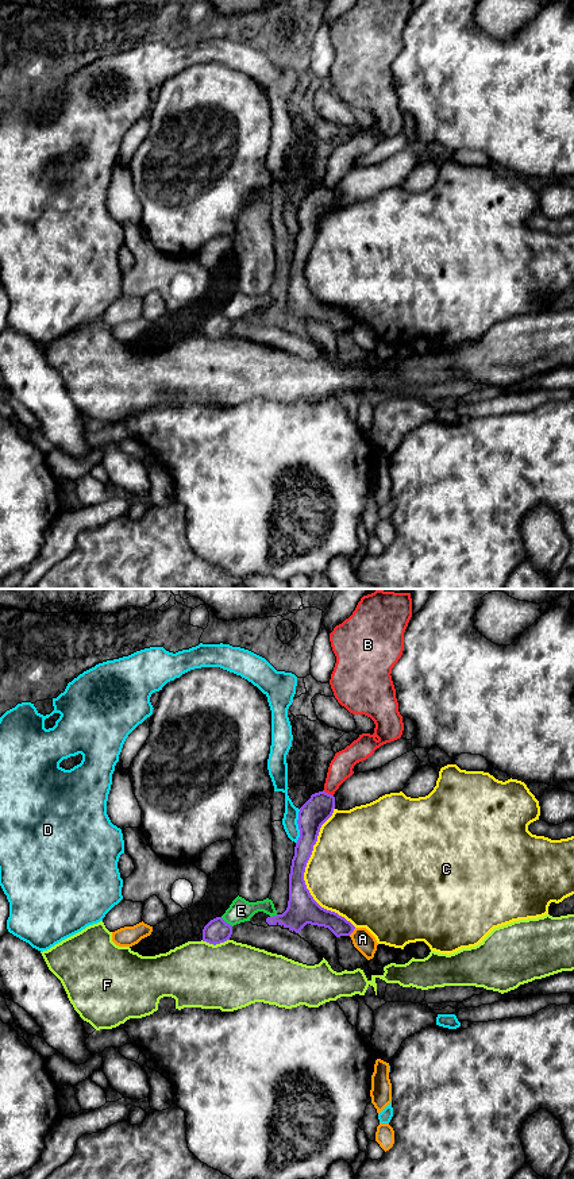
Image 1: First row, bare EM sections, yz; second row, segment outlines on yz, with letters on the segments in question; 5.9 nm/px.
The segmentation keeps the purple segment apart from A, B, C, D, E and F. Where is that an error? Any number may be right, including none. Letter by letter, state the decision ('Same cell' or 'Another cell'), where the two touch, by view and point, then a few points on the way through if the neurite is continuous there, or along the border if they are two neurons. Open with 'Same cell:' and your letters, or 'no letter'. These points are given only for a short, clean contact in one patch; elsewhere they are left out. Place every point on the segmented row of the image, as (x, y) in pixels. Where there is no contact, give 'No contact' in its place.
Same cell: no letter
A: Another cell. Touches purple at yz (351, 932)
B: Another cell. Touches purple at yz (327, 793). Boundary: yz (323, 790), (332, 796)
C: Another cell. Touches purple at yz (303, 874)
D: Another cell. Touches purple at yz (299, 827)
E: Another cell. Touches purple at yz (226, 923)
F: Another cell. Touches purple at yz (215, 944)

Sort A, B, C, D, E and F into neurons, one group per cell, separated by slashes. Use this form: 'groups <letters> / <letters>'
groups A / B / C / D / E / F

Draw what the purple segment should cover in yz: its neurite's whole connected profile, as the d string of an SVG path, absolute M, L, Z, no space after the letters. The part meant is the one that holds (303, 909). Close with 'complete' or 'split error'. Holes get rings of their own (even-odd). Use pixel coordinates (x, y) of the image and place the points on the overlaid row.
M323 791L315 793L300 808L298 829L300 837L294 847L289 874L289 901L282 914L267 917L269 925L282 925L298 933L307 924L328 928L336 937L350 936L355 926L335 912L321 908L311 895L304 881L307 863L312 855L313 845L321 825L332 816L335 797Z; complete

